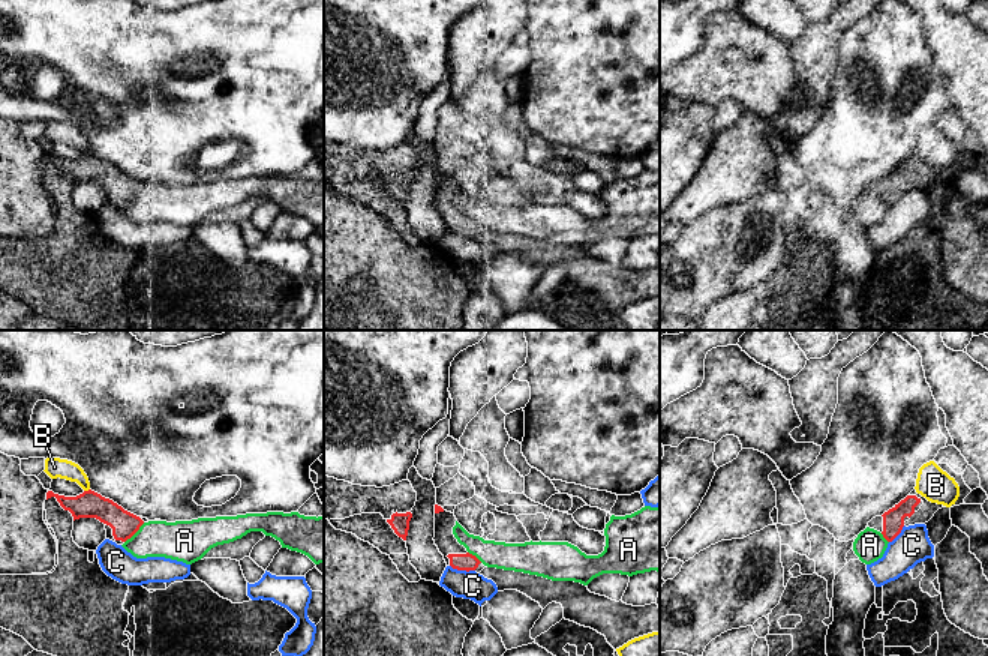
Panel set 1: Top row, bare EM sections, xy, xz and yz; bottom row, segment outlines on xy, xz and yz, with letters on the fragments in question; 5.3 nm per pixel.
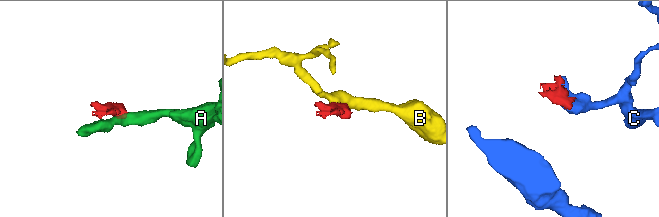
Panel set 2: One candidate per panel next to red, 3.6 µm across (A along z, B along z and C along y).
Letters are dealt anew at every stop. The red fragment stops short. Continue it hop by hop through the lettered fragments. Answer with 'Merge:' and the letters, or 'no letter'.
Merge: no letter

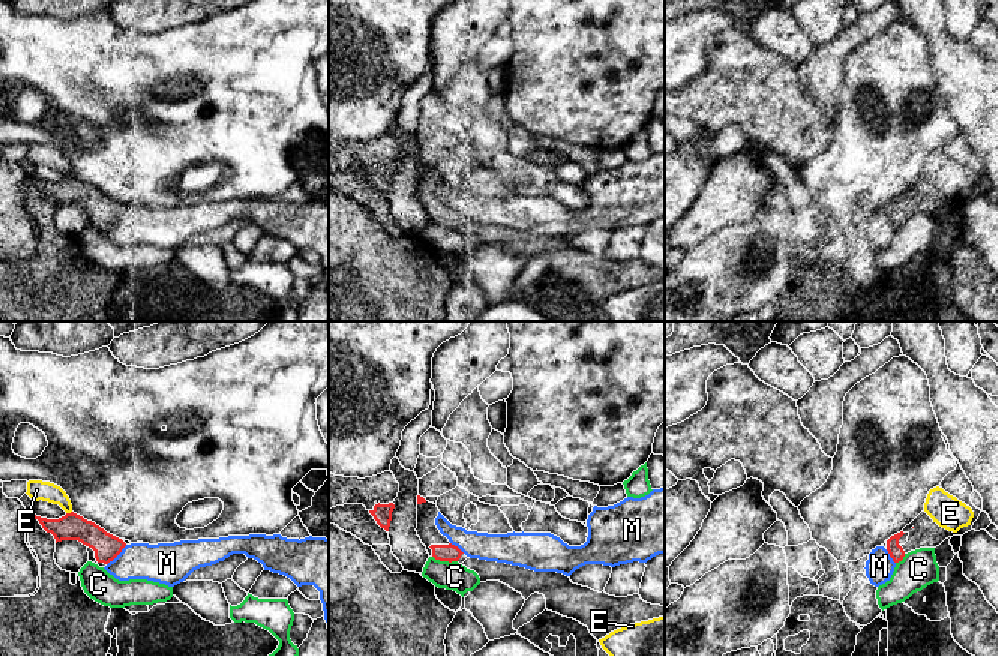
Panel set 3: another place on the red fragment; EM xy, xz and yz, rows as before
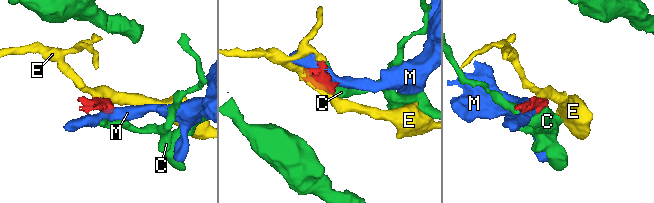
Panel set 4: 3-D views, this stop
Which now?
Merge: no letter

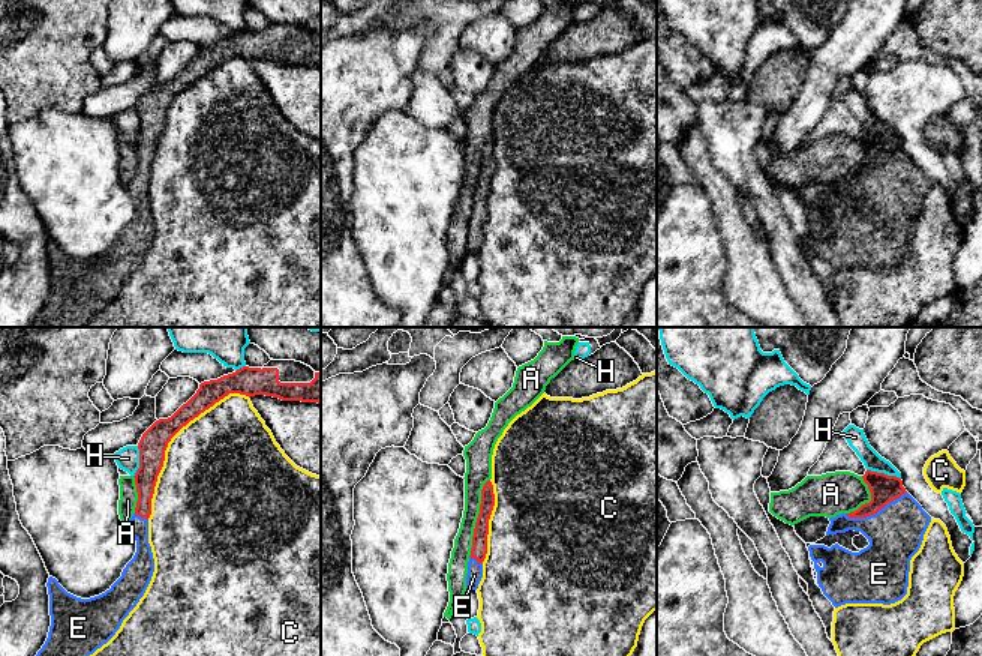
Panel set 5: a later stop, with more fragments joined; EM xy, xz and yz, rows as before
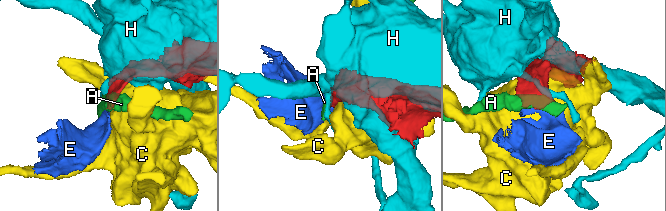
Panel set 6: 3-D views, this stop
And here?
Merge: E

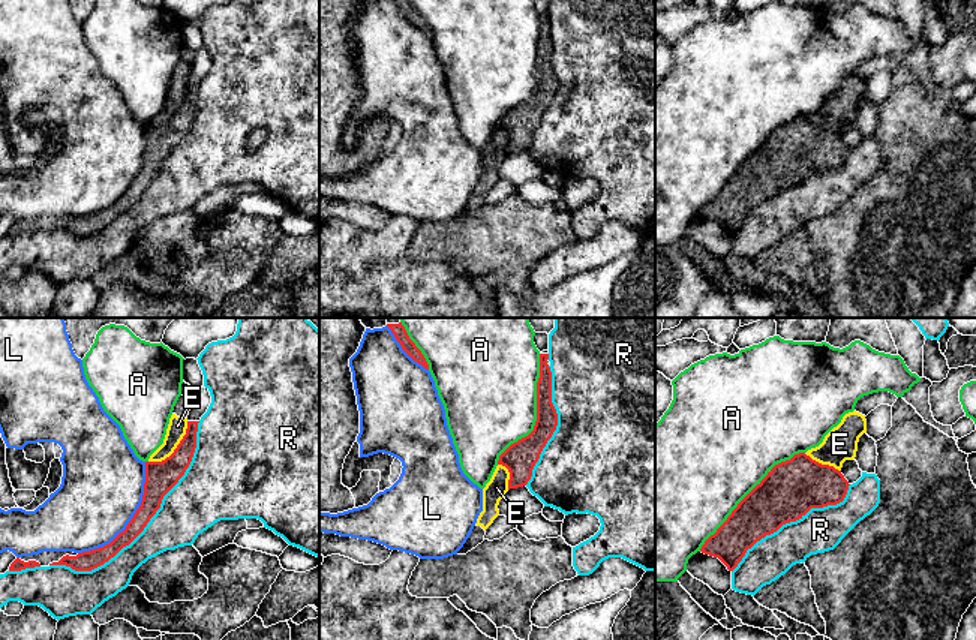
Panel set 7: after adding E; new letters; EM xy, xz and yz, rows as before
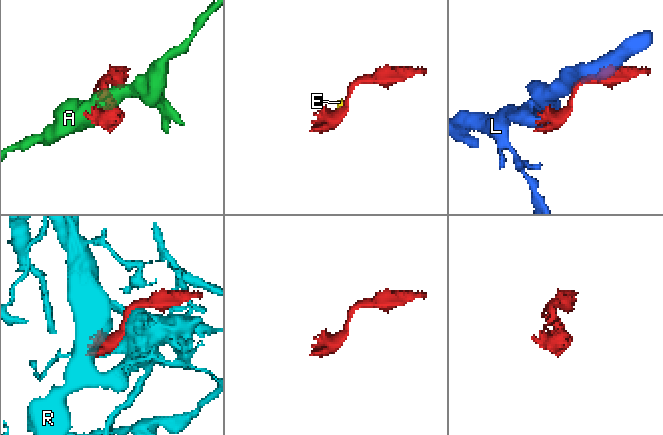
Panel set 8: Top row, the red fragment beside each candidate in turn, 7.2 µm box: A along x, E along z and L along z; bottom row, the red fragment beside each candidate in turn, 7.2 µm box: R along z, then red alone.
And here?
Merge: no letter

